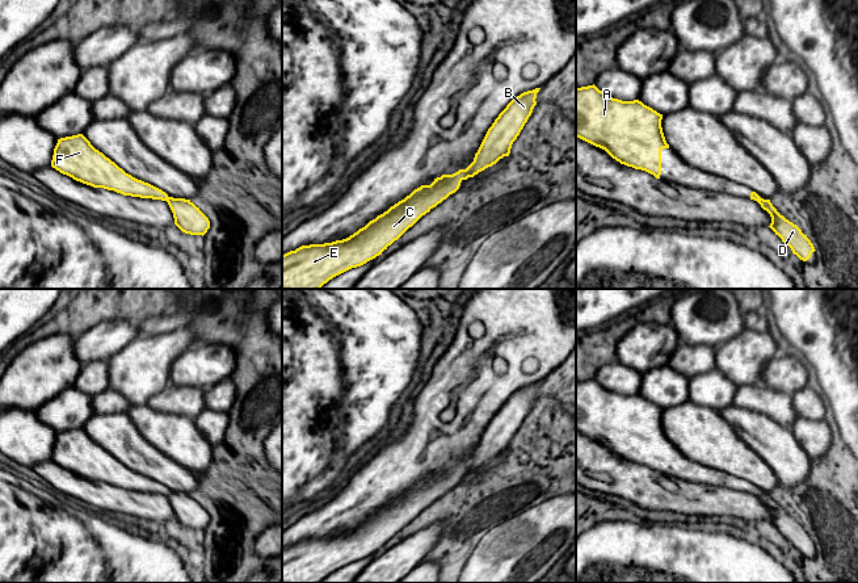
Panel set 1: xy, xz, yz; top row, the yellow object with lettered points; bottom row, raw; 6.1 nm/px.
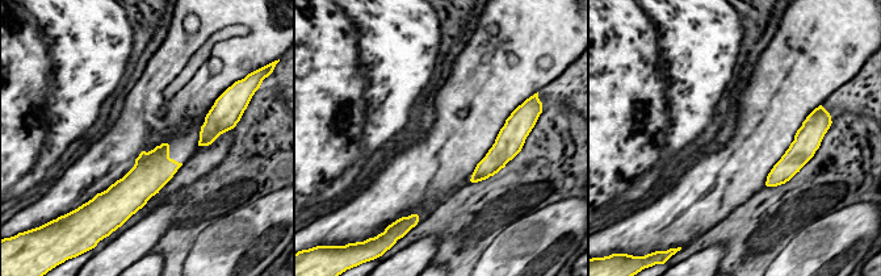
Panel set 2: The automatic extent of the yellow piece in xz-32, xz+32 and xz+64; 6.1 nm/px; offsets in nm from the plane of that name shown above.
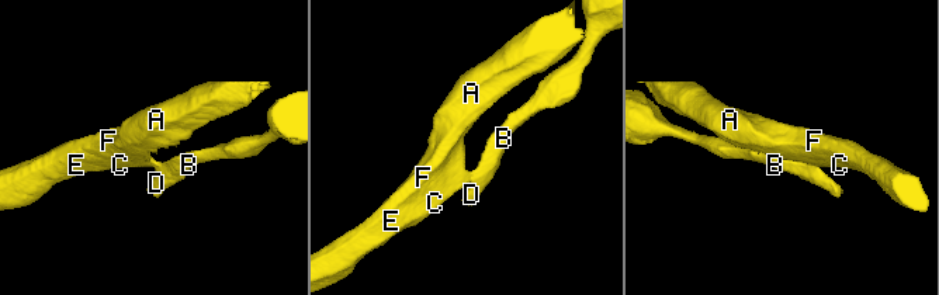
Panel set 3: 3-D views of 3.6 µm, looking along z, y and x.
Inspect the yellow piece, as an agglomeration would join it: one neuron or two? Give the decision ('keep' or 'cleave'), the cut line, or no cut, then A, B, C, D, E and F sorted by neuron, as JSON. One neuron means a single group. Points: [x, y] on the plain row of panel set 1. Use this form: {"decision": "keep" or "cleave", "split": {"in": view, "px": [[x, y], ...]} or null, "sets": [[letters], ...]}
{"decision": "cleave", "split": {"in": "xz", "px": [[466, 464], [462, 473]]}, "sets": [["A", "C", "E", "F"], ["B", "D"]]}

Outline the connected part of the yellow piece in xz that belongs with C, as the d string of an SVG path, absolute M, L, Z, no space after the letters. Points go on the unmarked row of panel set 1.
M466 464L421 479L346 533L302 540L282 549L282 583L320 583L333 571L382 549L422 509L455 487Z

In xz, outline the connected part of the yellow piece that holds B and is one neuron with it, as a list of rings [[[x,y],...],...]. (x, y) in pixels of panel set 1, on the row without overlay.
[[[541,382],[527,385],[514,391],[499,408],[488,423],[474,456],[466,462],[463,474],[474,471],[479,466],[496,458],[504,450],[509,450],[513,436],[520,429],[525,418],[537,399],[537,387]]]

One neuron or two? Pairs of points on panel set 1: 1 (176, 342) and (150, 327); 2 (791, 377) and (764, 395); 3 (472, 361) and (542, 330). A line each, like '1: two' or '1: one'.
1: two
2: two
3: one

